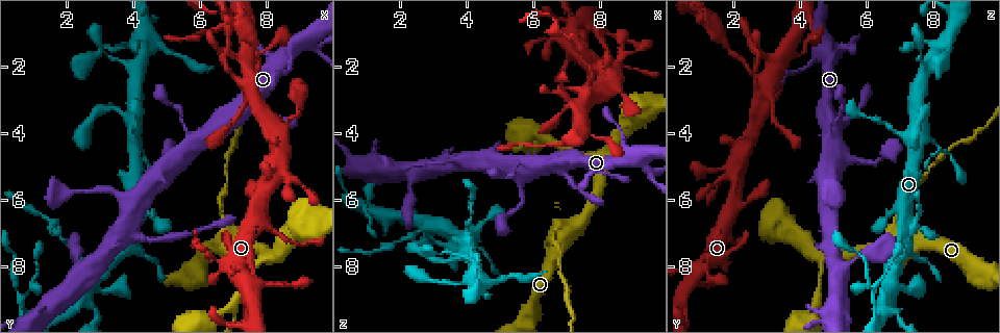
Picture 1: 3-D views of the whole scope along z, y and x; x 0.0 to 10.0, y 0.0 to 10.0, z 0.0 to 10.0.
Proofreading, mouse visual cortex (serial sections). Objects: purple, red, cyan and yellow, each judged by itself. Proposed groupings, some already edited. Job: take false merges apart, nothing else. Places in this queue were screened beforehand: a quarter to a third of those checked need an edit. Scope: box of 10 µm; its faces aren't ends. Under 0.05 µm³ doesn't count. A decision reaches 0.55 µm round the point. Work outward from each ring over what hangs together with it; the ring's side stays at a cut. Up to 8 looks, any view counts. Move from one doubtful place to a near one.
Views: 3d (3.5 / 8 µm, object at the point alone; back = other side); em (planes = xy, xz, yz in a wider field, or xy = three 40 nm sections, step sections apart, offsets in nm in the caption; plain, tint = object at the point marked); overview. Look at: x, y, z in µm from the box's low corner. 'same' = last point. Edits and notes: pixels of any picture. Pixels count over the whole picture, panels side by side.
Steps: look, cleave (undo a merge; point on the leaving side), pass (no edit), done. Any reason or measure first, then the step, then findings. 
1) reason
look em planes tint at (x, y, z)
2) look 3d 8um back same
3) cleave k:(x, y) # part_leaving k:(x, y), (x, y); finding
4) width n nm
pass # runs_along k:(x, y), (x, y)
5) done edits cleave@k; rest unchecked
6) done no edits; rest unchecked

a narrow waist
look 3d 3.5um back at (2.75, 8.35, 6.75)

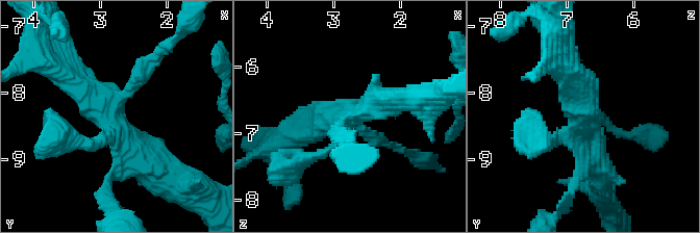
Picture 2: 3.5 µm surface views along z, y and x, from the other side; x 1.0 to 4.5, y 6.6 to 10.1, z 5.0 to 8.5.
cleave 2:(144, 61) # part_leaving 2:(128, 89), (145, 63), (182, 28); two cells meet here

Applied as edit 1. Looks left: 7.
a fork
look 3d 3.5um at (3.60, 7.00, 4.95)

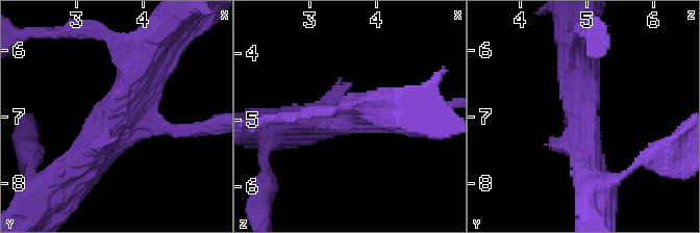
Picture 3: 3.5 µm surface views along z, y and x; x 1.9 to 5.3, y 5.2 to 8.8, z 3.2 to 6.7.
arms 3; arm_widths 150, 450, 500 nm
look em xy step 3 tint at (3.60, 6.90, 4.95)

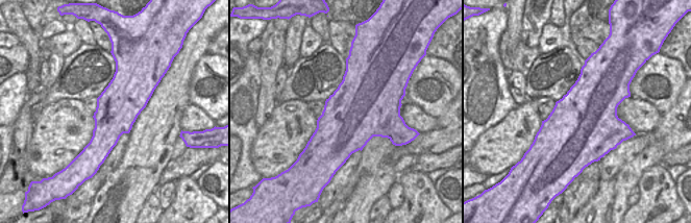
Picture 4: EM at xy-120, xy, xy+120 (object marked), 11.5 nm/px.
pass # runs_along 3:(150, 51), (108, 134), (76, 166); continuous, no second cell

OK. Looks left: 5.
arms part here
look 3d 8um back at (0.65, 9.05, 6.25)

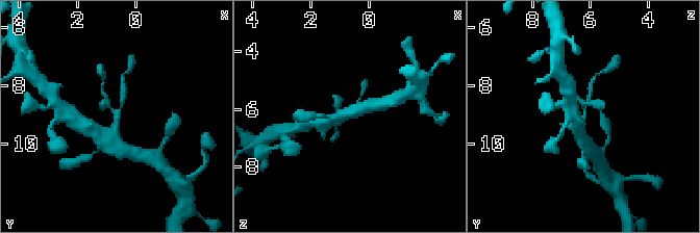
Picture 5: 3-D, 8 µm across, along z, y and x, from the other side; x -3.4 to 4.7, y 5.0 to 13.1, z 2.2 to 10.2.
look em xy step 2 tint same

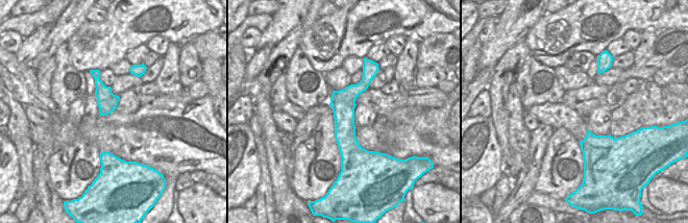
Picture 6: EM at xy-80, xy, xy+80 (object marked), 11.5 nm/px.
arm_widths 150, 150, 300 nm
pass # runs_along 5:(579, 135), (582, 103), (596, 103); one cell here

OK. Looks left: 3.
done edits cleave@2; rest unchecked

